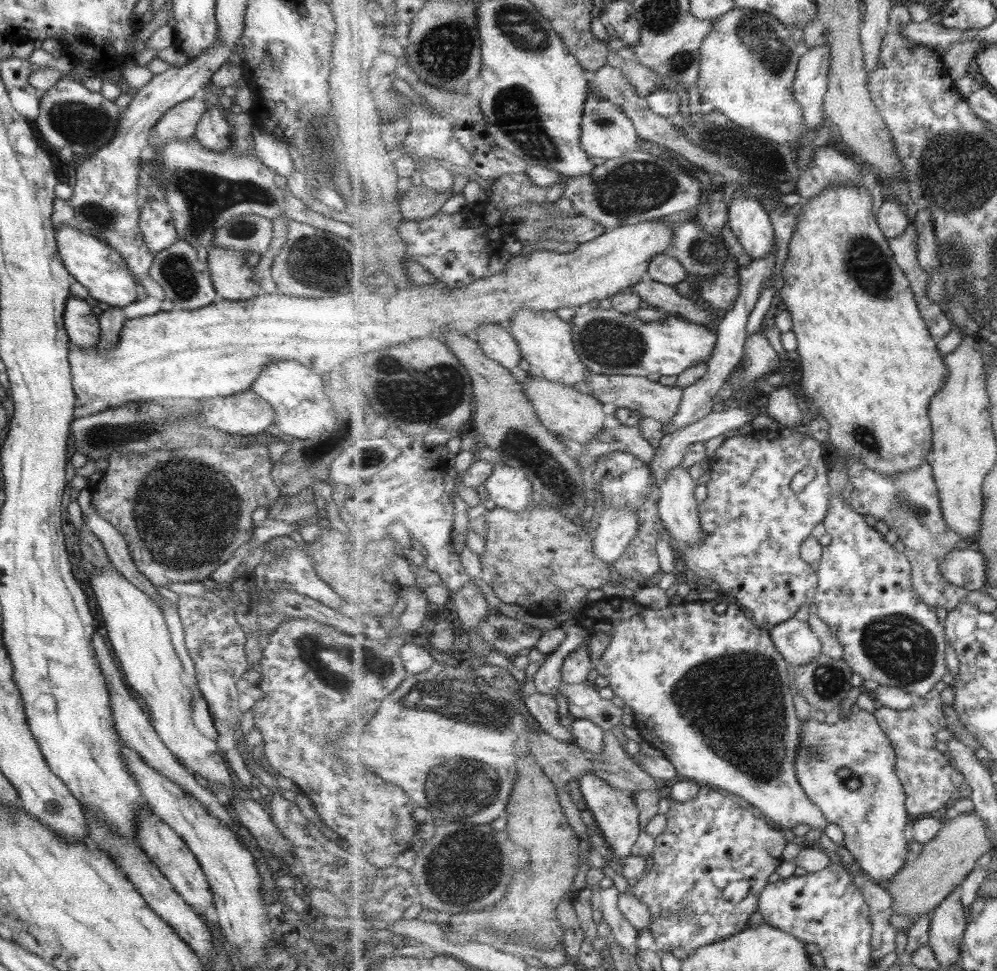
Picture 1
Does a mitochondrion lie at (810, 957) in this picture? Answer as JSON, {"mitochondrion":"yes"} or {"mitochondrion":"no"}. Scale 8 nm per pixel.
{"mitochondrion":"no"}

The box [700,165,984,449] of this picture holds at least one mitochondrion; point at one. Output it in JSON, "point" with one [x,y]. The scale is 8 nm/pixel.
{"point":[865,264]}

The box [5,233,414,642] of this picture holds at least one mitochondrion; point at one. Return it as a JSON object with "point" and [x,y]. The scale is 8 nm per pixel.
{"point":[182,545]}

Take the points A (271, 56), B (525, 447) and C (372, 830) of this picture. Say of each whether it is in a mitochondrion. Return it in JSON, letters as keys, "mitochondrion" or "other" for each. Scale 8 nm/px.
{"A":"mitochondrion","B":"mitochondrion","C":"other"}

